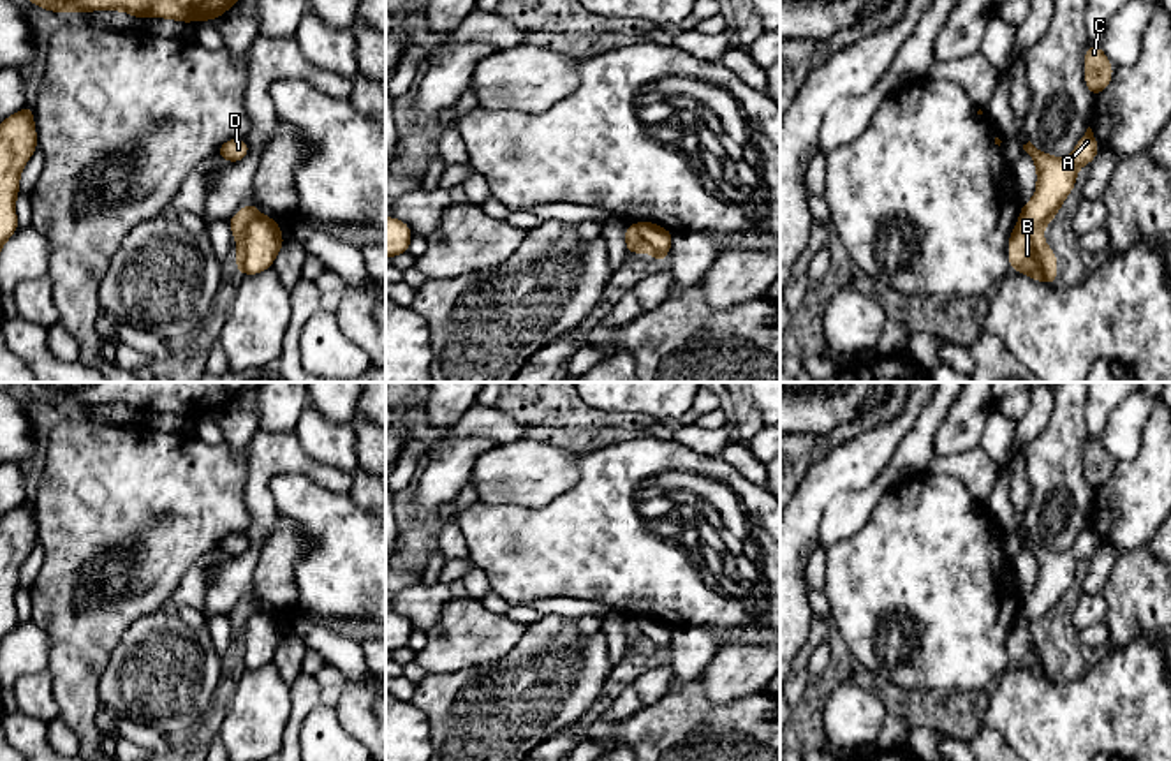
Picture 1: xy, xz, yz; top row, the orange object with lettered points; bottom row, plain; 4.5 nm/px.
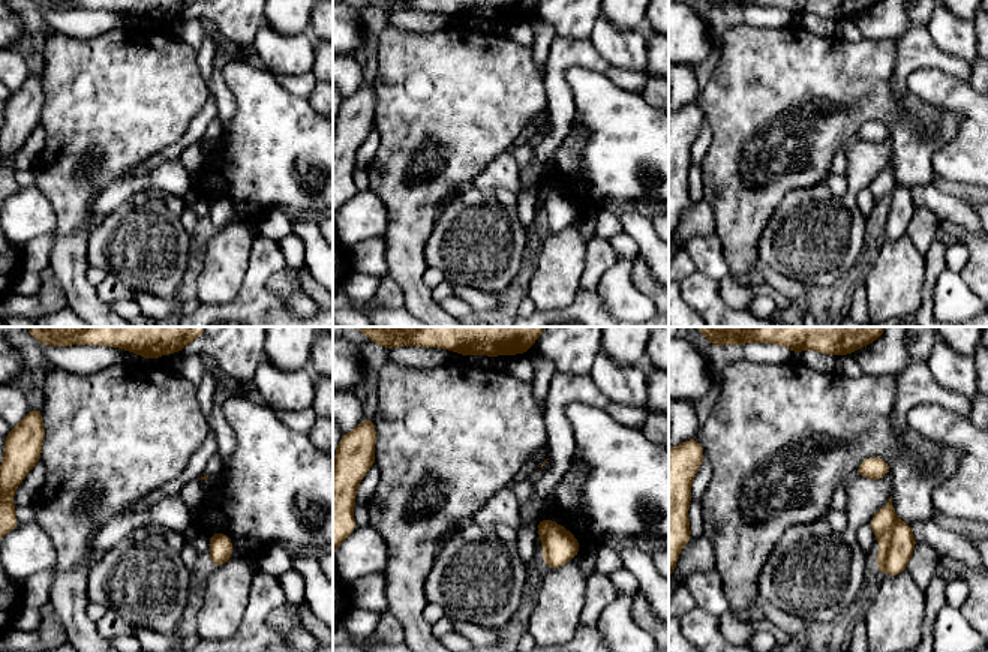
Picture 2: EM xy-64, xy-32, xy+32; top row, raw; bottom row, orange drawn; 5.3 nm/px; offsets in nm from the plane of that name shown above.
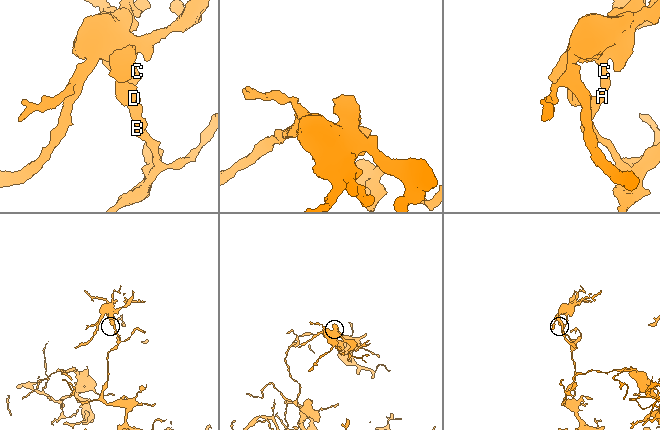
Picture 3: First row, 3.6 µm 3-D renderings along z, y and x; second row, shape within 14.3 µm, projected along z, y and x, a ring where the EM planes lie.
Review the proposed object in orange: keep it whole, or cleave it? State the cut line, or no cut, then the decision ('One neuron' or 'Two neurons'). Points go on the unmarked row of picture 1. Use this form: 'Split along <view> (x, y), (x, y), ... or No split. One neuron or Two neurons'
Split along xy (259, 608), (247, 620), (238, 638). Two neurons

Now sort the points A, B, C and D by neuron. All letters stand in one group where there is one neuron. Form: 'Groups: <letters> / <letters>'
Groups: A C D / B

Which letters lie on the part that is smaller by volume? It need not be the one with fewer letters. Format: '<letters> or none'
A, C, D

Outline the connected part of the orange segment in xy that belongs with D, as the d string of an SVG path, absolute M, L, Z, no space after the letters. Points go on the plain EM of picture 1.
M229 534L220 539L217 550L232 558L239 557L250 546L250 539L245 534Z

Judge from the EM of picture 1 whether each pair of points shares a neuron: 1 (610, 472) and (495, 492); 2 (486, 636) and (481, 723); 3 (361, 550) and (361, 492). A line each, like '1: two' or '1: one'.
1: two
2: two
3: two

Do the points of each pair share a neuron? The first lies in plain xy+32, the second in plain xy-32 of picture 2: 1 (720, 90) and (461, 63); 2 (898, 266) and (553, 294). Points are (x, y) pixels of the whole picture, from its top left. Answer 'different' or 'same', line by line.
1: same
2: same

